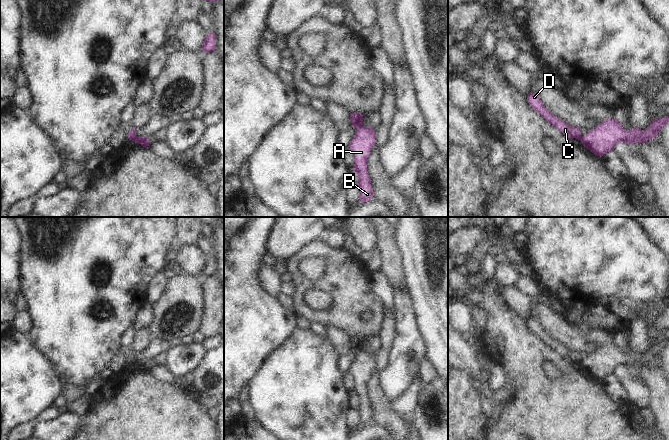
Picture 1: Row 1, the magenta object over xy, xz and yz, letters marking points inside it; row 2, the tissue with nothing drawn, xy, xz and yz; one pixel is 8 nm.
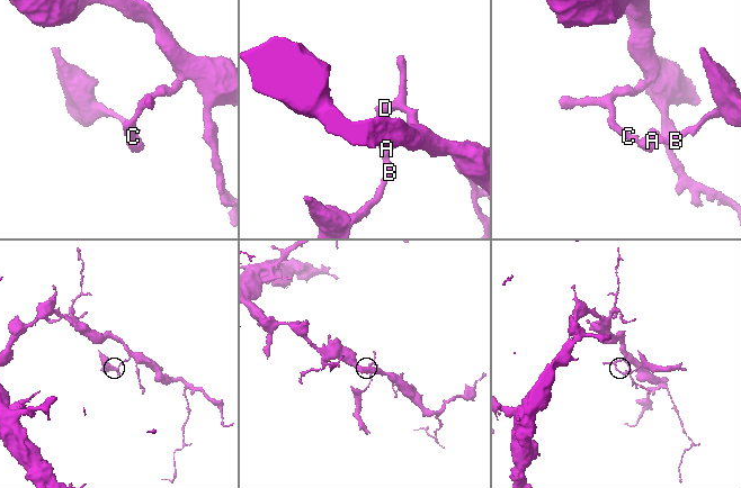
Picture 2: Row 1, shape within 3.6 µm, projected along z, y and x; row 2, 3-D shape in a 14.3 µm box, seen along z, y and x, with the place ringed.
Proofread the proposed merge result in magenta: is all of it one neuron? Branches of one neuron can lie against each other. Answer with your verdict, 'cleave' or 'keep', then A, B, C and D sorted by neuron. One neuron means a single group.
cleave | A B / C D

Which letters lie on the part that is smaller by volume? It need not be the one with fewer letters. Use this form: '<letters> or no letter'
A, B.

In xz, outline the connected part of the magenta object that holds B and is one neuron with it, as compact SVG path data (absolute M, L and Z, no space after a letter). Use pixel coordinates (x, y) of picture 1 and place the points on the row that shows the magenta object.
M357 127L348 149L353 152L353 171L357 174L360 202L372 199L373 188L367 172L367 158L375 145L375 130L371 127Z

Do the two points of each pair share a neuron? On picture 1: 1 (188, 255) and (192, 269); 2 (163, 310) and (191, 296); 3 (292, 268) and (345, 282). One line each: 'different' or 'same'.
1: same
2: same
3: same

